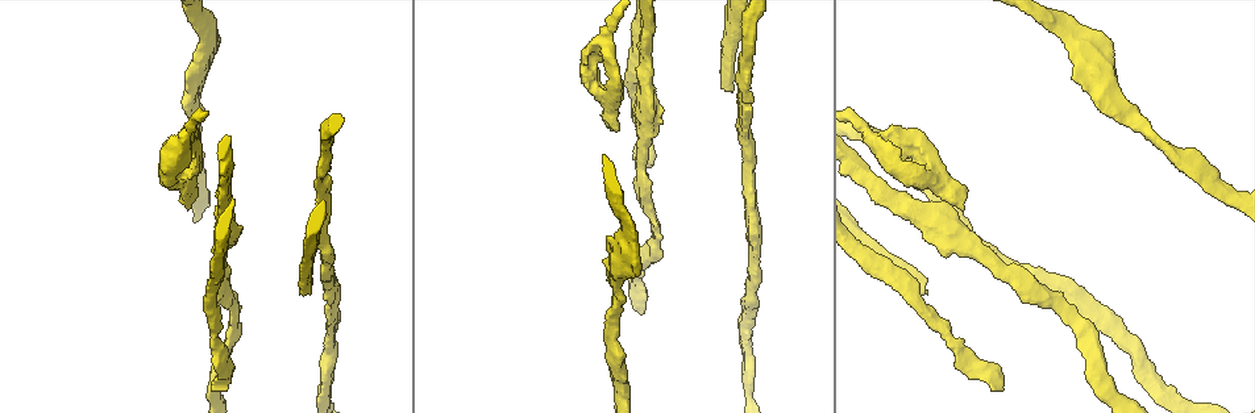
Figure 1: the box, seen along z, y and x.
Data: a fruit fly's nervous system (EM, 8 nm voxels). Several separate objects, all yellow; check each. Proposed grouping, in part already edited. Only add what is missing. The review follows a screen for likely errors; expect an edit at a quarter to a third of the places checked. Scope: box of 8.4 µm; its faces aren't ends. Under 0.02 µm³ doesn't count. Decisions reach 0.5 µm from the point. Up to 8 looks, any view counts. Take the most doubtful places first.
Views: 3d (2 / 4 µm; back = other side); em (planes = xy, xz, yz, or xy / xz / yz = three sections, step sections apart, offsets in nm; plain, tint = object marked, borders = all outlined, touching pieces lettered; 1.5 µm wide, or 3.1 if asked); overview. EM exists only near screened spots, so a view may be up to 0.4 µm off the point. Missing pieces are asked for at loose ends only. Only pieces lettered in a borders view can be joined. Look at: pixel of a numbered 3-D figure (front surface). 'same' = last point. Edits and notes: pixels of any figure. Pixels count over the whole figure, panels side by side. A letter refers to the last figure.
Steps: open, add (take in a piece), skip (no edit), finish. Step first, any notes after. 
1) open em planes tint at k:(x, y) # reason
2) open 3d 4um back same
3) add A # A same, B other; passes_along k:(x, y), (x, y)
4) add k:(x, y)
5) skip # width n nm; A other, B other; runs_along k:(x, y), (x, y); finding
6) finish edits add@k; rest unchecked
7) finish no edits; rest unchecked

open em planes borders at 1:(733, 90) # long arm stops here

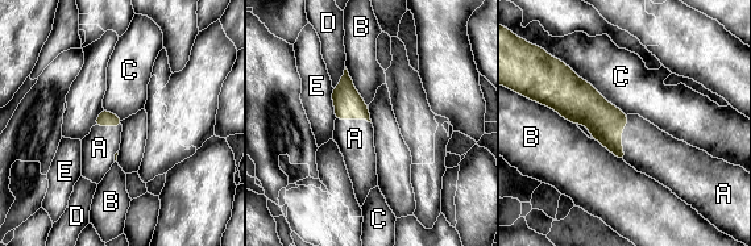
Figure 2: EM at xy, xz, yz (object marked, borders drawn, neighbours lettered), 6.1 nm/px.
add 2:(650, 150) # A same, B other, C other, D other, E other; passes_along 2:(605, 121), (621, 138), (650, 150); it goes on there

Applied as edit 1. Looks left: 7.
open em planes borders at 1:(187, 211) # free end

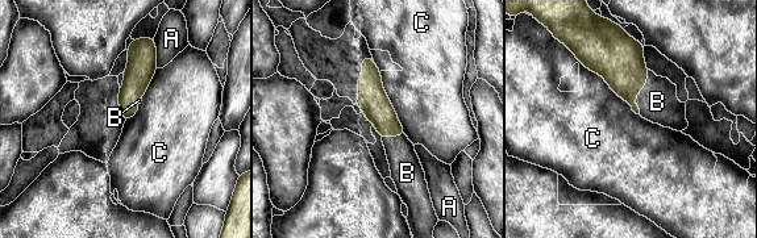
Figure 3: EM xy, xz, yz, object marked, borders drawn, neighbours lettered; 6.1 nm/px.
add 3:(657, 101) # A other, B same, C other; passes_along 3:(616, 57), (639, 91), (657, 101); the cell continues

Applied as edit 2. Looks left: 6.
open em 3.1um planes borders at 1:(1096, 106) # branch stops here

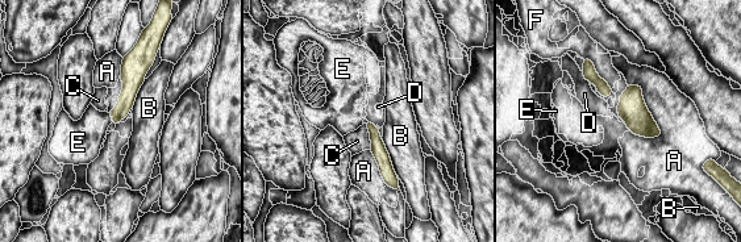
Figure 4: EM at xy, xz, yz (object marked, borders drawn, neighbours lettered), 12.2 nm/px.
skip # A other, B other, C other, D other, E other, F other; border 4:(108, 113), (112, 121); none of them fits

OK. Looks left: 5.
finish edits add@2, add@3; rest unchecked

